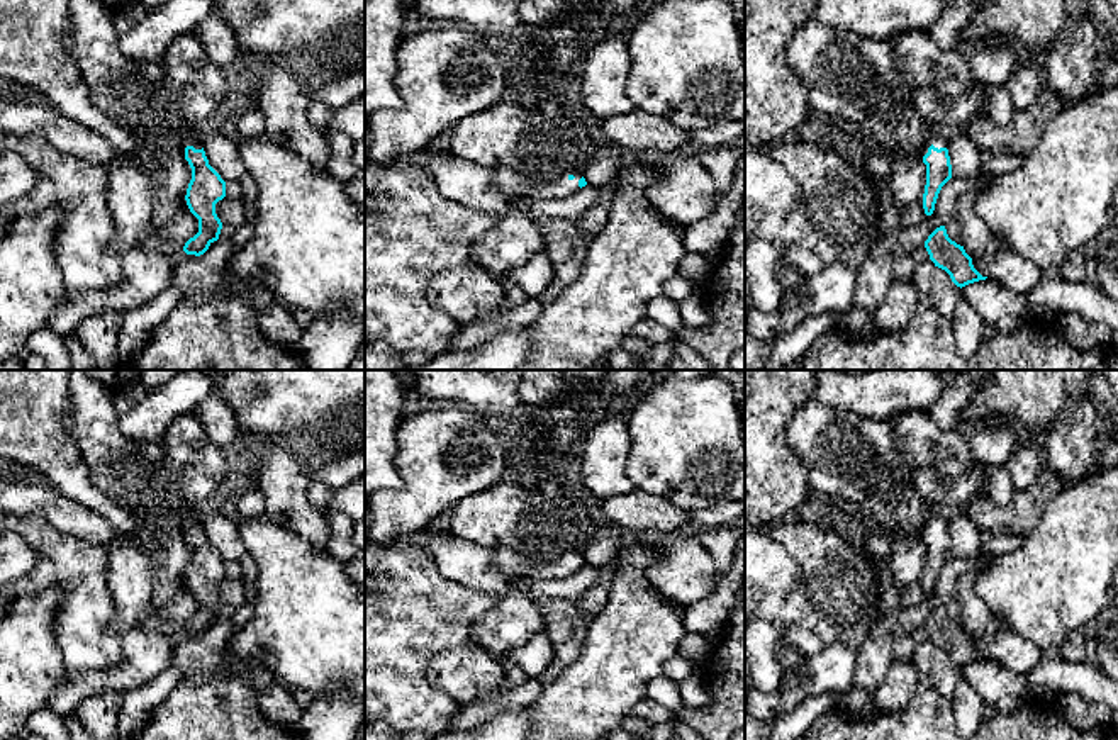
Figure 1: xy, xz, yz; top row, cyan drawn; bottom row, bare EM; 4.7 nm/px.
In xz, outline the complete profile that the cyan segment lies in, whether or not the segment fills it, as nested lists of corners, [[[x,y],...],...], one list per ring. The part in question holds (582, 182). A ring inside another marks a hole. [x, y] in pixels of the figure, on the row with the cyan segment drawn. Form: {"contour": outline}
{"contour": [[[507,166],[490,170],[497,190],[511,197],[563,199],[587,185],[584,173],[572,170],[551,182],[529,180]]]}

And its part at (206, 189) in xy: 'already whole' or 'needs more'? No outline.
needs more

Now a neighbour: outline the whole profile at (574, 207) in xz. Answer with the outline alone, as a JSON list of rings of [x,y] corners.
[[[585,185],[563,199],[517,197],[514,205],[529,214],[580,221],[599,199],[599,188]]]

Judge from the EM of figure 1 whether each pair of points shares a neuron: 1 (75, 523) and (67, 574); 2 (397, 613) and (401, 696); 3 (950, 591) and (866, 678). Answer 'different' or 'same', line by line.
1: different
2: same
3: same

